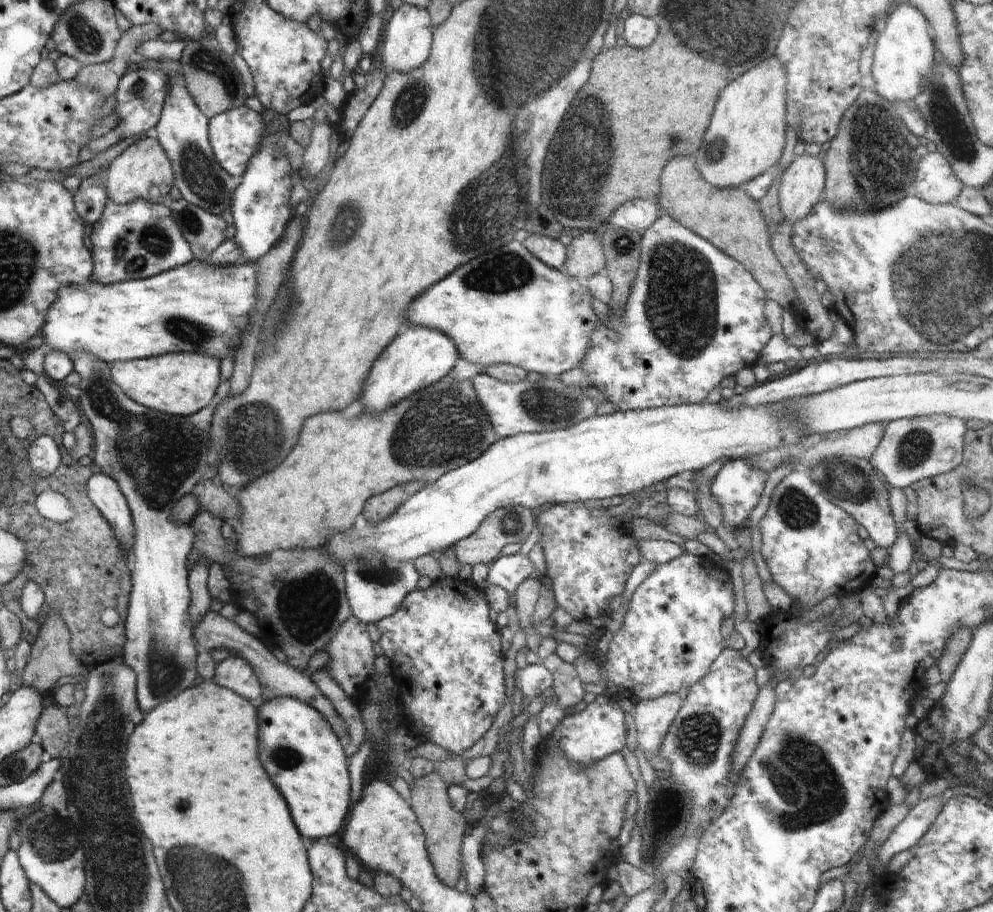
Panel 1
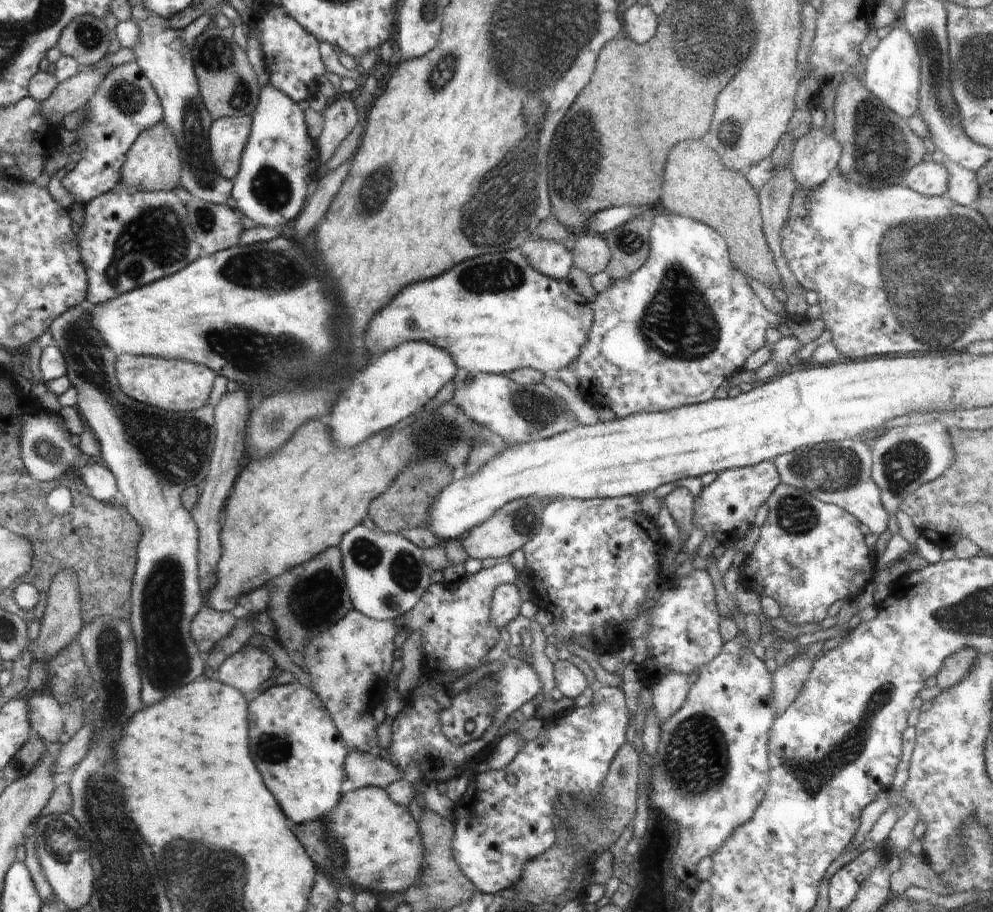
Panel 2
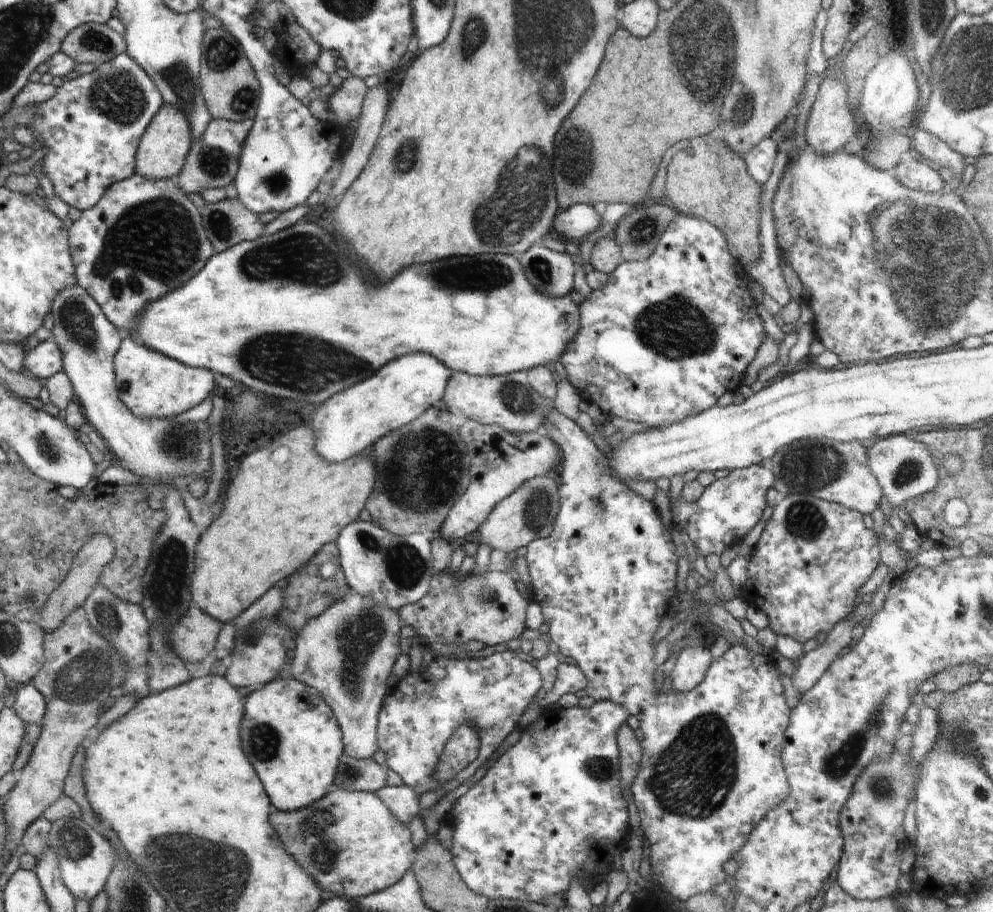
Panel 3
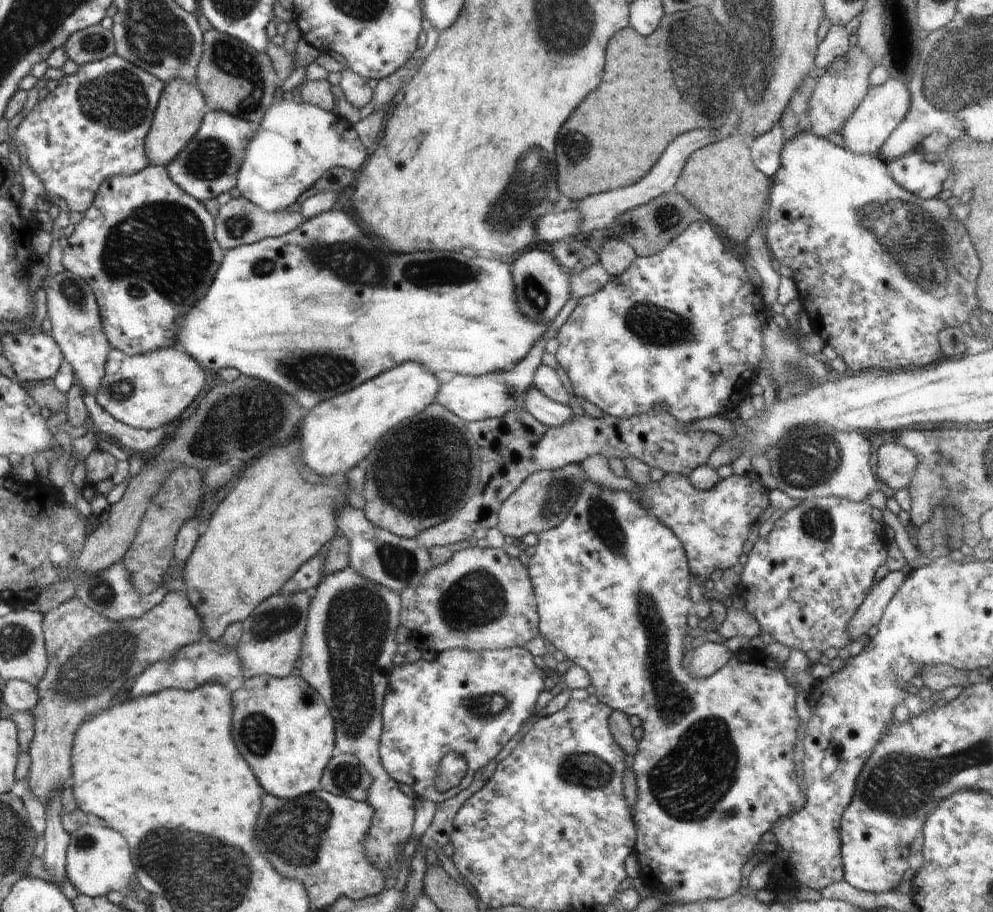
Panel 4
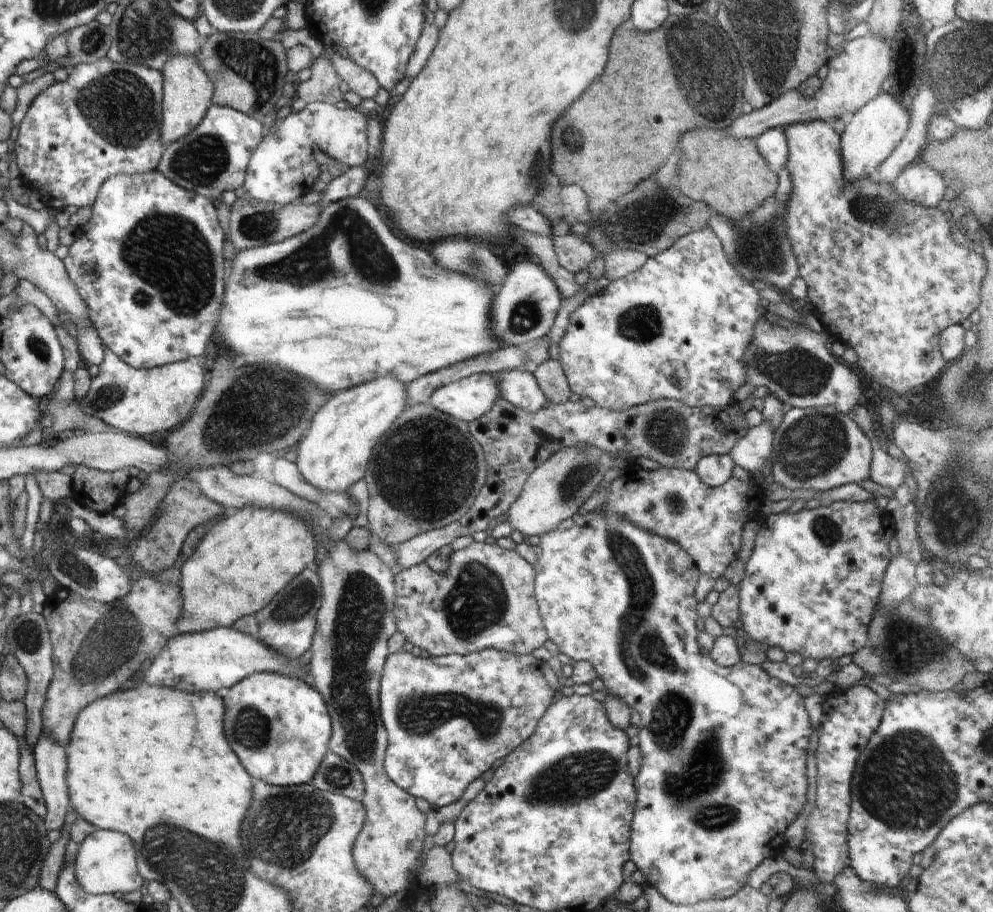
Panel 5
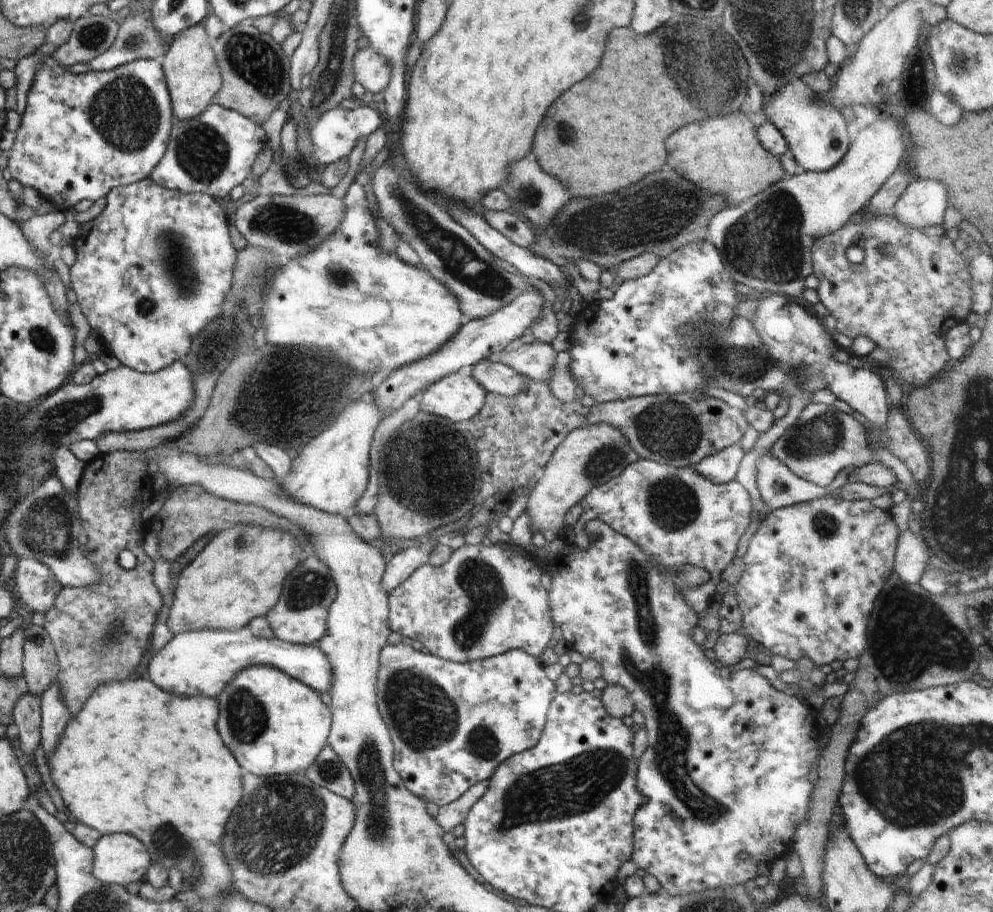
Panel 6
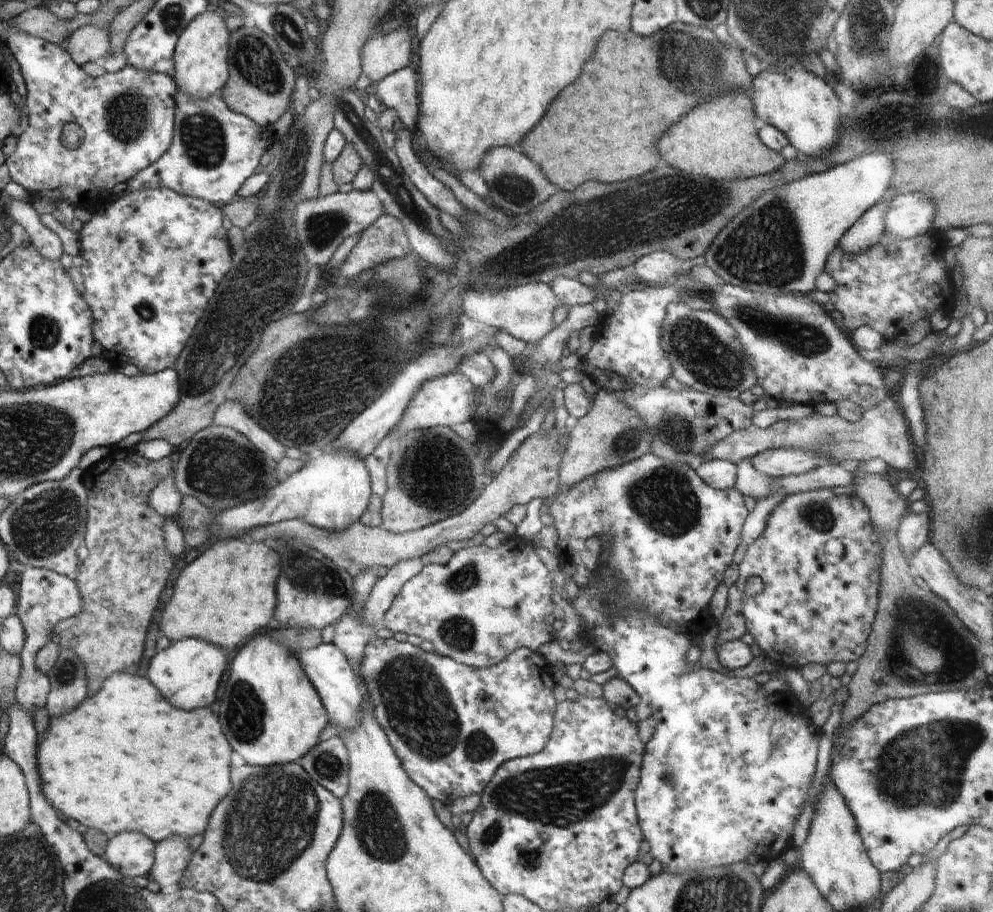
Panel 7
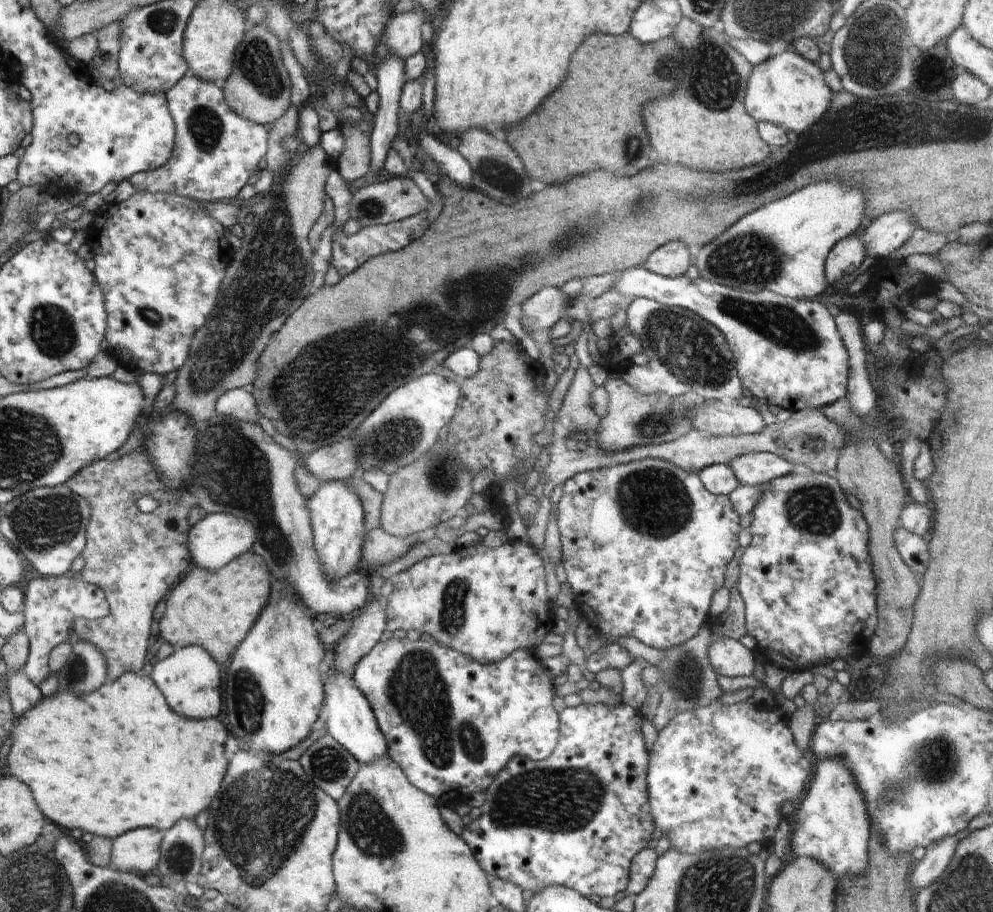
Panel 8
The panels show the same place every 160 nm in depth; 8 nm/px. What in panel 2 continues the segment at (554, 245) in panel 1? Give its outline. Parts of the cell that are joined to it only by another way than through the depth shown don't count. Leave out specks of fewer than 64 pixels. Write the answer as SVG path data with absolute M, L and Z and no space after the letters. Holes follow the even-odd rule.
M546 239L528 240L520 246L520 250L534 270L551 279L567 280L573 254L565 245Z

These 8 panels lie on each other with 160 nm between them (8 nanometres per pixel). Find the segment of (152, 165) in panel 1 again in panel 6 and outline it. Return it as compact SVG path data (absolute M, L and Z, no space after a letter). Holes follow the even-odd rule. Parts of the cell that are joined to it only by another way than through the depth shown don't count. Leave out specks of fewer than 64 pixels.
M204 25L193 26L184 32L172 40L164 57L160 59L173 99L174 117L178 117L180 120L191 119L204 113L206 108L214 102L216 94L223 85L215 50L208 42Z

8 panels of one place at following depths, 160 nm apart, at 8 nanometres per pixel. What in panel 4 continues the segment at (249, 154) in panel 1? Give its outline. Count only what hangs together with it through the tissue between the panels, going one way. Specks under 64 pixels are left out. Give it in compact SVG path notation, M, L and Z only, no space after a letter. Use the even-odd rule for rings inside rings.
M211 110L205 114L193 140L165 166L166 170L182 190L200 202L230 192L236 186L236 176L239 176L238 170L241 170L242 158L245 158L244 150L260 128L260 123L238 118L228 111Z

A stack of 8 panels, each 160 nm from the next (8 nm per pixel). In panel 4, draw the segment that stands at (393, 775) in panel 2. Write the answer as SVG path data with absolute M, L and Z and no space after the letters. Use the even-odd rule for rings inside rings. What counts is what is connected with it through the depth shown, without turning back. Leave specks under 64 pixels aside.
M339 752L335 754L324 772L320 789L330 791L339 797L366 801L373 778L359 758Z

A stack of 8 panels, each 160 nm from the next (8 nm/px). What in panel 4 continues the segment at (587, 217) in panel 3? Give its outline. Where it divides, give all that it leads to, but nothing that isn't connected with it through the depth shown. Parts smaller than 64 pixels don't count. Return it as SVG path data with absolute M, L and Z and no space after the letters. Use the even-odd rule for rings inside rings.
M566 210L541 216L535 224L535 231L538 240L544 242L558 242L569 236L580 236L580 217L576 211Z

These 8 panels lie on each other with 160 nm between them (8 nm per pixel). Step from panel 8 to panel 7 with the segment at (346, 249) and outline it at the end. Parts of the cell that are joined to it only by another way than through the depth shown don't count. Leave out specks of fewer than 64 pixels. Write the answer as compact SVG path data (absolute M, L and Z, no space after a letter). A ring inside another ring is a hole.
M380 215L361 232L358 243L339 268L340 274L344 278L360 276L362 271L410 253L413 248L402 223L394 215Z

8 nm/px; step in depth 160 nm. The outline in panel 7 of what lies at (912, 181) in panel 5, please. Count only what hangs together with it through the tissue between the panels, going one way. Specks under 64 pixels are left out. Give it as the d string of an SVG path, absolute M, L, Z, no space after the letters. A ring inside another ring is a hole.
M922 194L896 195L888 198L885 230L901 241L926 235L934 229L935 204Z

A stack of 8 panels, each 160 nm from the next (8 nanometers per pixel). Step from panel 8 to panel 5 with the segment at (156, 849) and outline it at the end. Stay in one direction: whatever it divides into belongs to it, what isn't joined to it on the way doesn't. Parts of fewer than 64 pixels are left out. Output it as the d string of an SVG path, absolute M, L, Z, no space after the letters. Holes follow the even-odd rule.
M97 828L79 845L79 851L74 860L75 873L83 889L94 895L145 891L146 880L138 870L137 861L138 850L129 835Z

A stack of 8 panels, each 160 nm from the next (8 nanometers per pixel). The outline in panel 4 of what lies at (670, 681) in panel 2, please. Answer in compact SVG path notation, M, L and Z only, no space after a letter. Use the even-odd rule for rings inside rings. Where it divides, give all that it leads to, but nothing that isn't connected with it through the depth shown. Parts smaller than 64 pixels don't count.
M706 641L694 648L688 667L692 677L707 677L721 669L732 658L734 652L724 644Z

